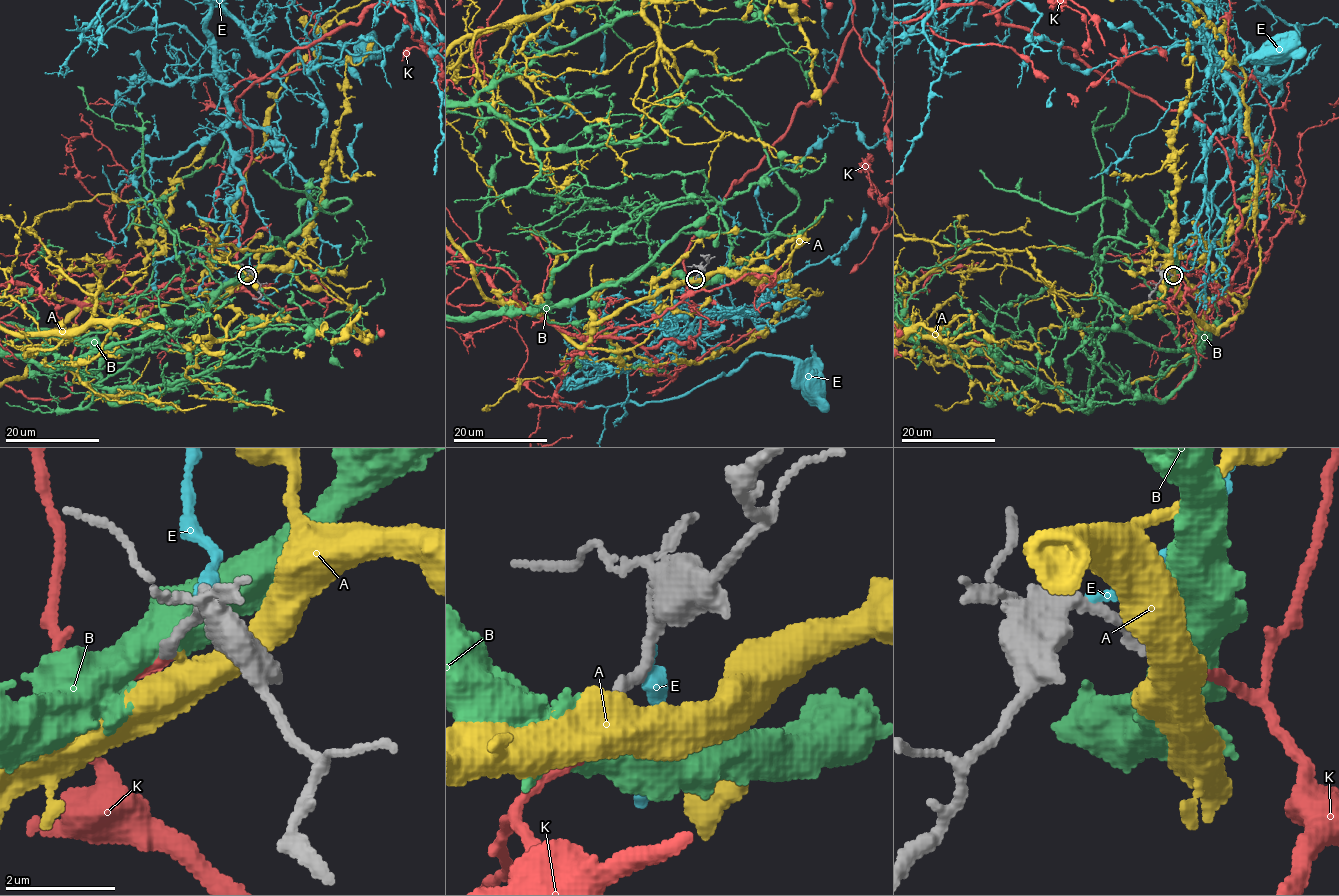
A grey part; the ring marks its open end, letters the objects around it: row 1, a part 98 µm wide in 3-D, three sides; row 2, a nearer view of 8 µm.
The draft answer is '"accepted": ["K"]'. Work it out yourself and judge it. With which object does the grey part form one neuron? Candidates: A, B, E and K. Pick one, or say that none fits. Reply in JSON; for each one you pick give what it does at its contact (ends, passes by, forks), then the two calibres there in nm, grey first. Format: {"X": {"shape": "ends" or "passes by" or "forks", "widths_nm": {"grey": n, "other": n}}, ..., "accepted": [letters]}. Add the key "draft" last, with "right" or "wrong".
{"K": {"shape": "ends", "widths_nm": {"grey": 240, "other": 220}}, "accepted": ["K"], "draft": "right"}

